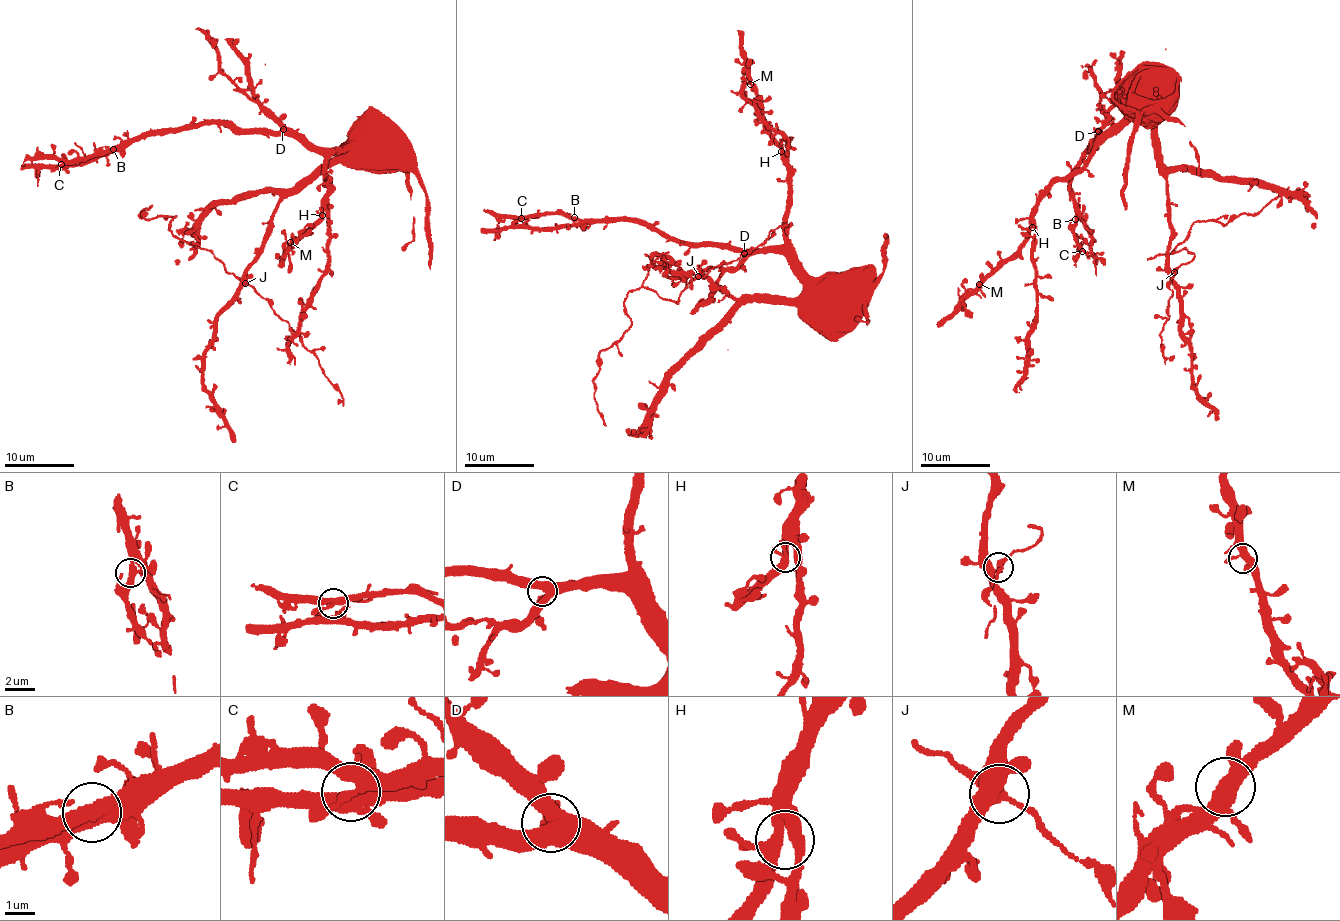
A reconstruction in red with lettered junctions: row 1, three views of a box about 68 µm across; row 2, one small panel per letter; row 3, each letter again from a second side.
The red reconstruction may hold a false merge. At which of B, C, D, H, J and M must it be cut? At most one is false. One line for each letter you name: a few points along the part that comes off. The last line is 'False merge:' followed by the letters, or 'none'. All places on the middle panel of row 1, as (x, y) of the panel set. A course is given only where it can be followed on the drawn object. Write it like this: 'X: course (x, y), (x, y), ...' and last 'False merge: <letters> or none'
False merge: none

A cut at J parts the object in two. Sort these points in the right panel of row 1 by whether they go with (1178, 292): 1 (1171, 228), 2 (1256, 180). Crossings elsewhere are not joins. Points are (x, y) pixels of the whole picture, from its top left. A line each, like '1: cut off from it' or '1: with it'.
1: with it
2: with it

